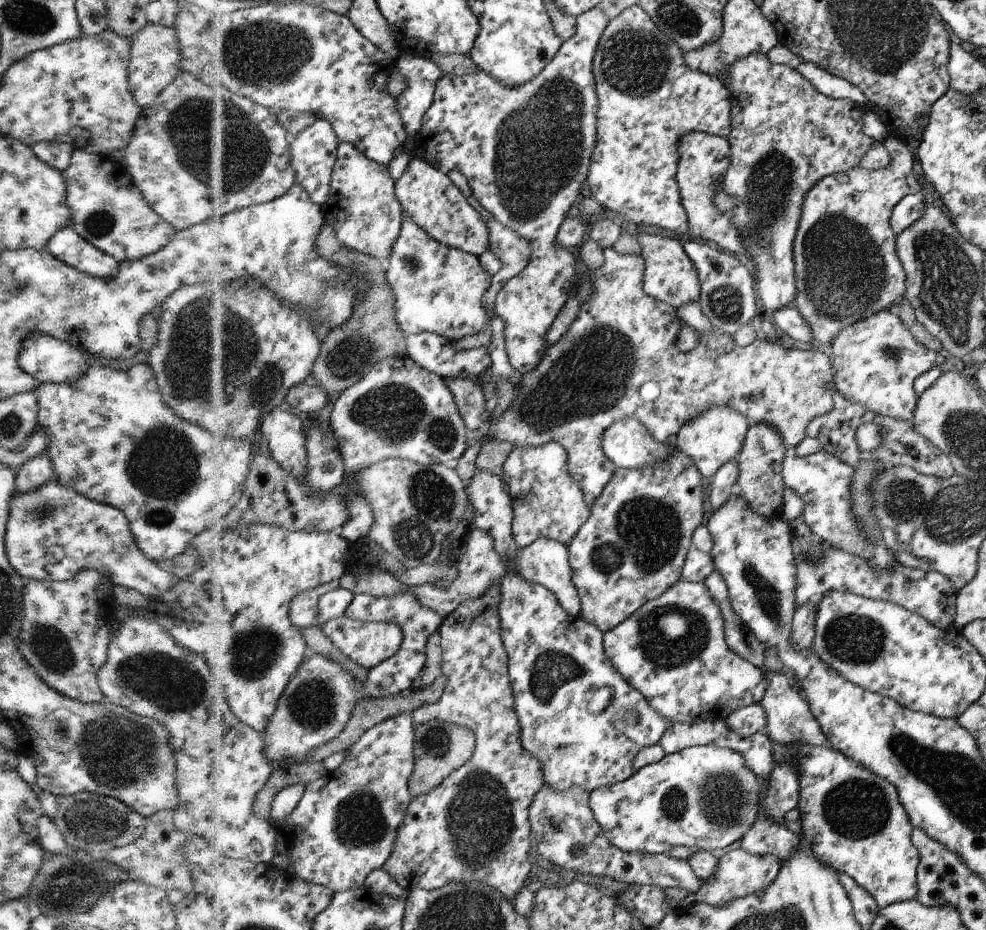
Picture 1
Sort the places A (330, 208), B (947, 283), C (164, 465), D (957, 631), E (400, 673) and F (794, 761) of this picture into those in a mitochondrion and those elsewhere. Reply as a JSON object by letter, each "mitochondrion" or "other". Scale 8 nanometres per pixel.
{"A":"other","B":"mitochondrion","C":"mitochondrion","D":"other","E":"other","F":"other"}

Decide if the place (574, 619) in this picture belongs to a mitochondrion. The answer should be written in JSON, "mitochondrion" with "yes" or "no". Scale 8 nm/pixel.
{"mitochondrion":"no"}

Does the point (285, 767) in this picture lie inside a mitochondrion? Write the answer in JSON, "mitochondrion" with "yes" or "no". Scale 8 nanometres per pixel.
{"mitochondrion":"no"}

